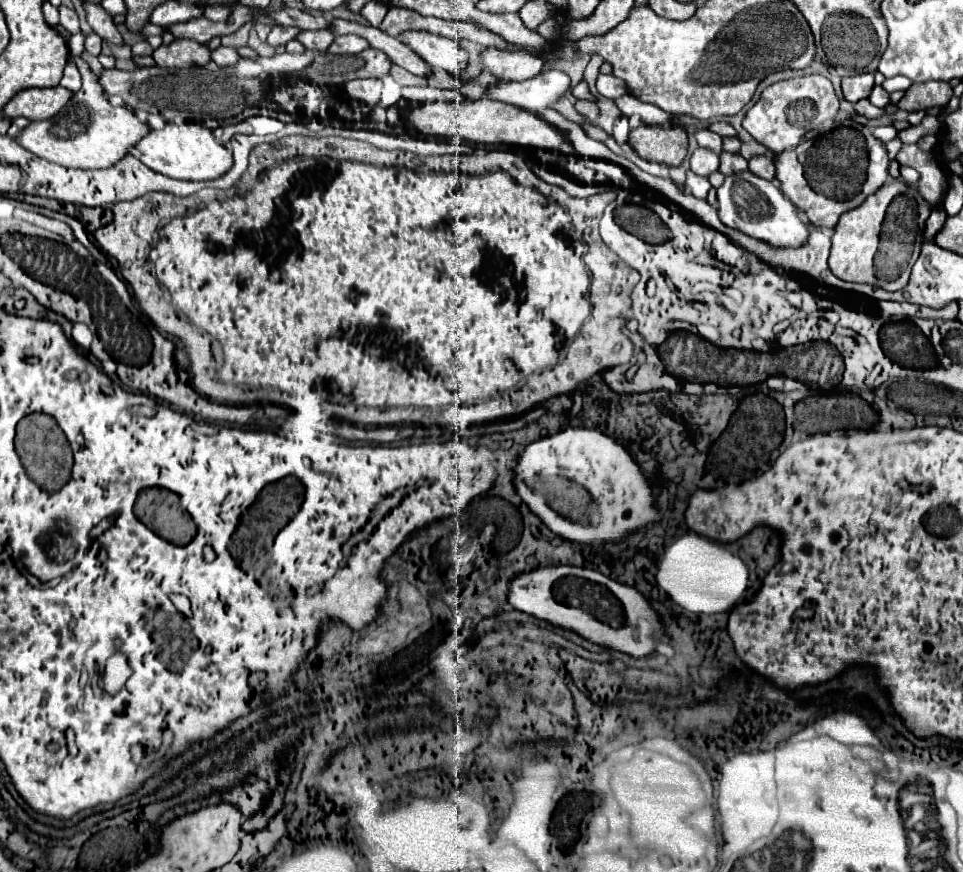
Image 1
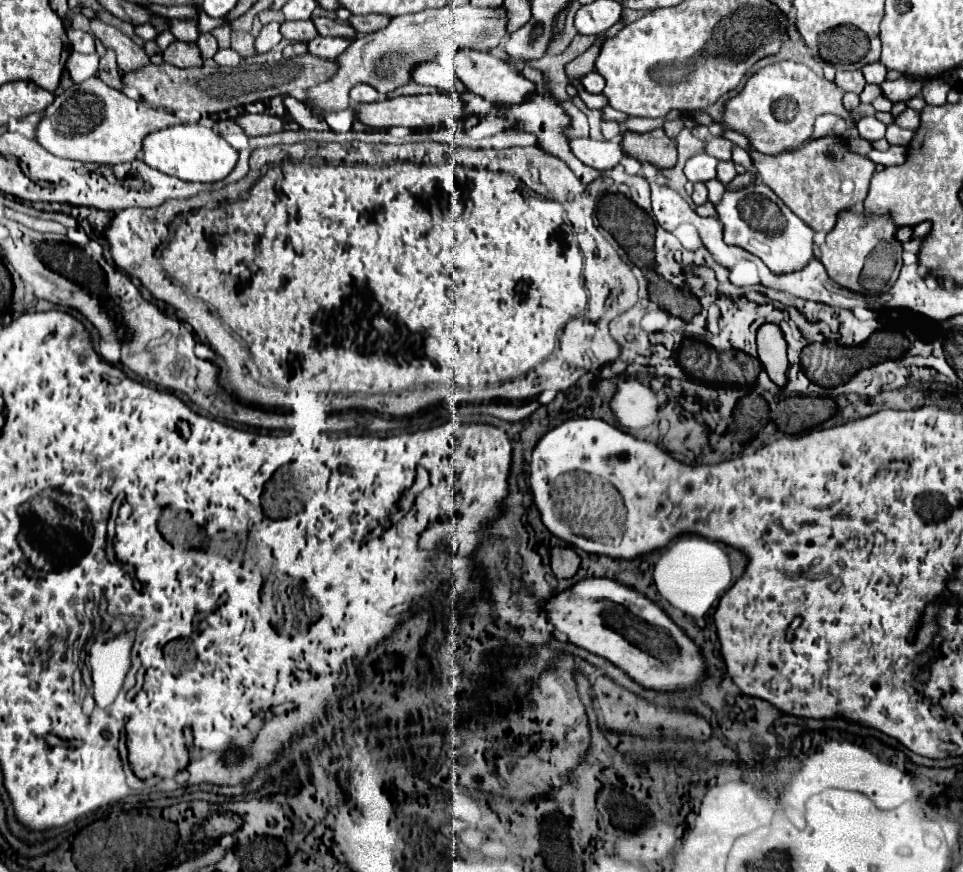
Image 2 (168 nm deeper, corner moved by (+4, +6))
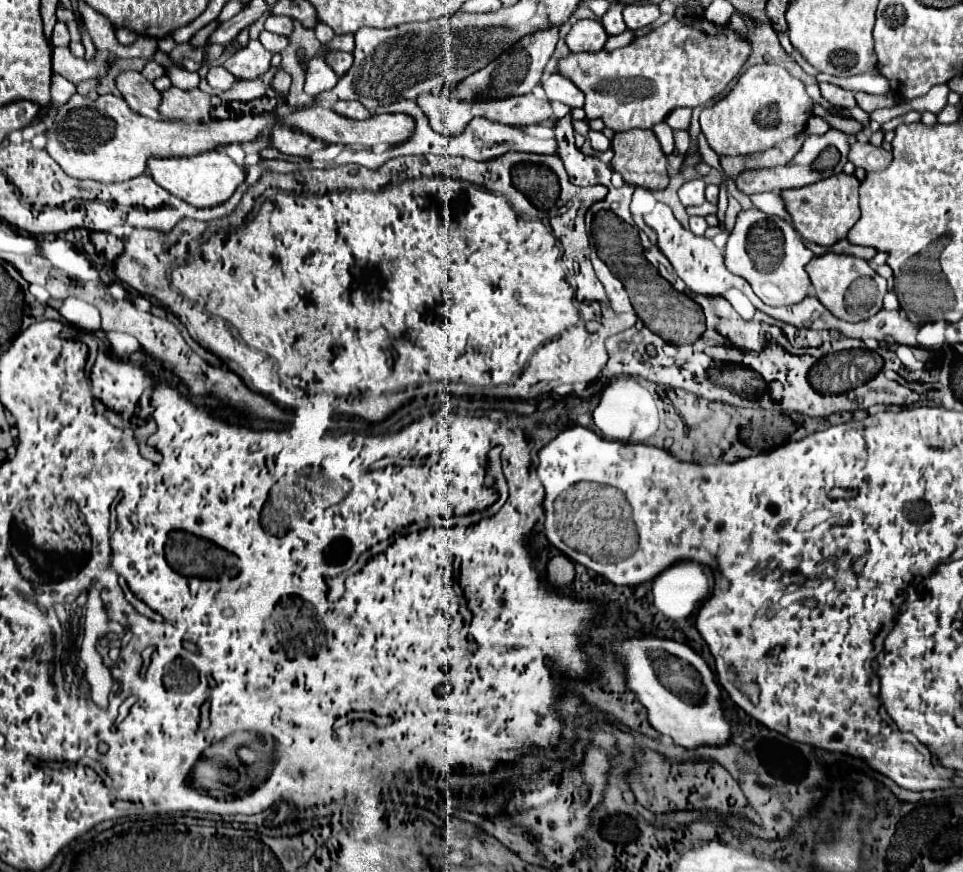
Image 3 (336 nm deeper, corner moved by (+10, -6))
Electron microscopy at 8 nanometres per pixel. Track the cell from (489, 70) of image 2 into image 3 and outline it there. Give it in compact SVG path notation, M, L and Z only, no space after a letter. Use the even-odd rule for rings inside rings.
M534 94L514 96L506 100L478 100L474 104L484 110L488 120L508 126L534 126L554 120L552 104L546 98L538 98Z

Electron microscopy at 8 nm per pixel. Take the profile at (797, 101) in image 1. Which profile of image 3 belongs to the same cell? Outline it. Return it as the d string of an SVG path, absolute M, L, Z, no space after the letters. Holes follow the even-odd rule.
M756 64L750 66L734 84L734 88L716 104L708 106L700 114L700 128L714 152L720 156L738 156L738 154L752 154L772 148L776 142L786 140L790 136L796 136L804 130L808 118L812 116L812 100L806 94L804 84L790 76L782 66L778 64Z

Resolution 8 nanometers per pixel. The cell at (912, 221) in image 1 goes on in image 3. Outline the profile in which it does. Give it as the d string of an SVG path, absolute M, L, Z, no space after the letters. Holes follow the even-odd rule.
M828 252L828 254L824 254L824 256L816 256L816 258L812 258L810 264L806 266L806 272L808 272L810 280L812 280L816 298L818 298L818 300L820 300L820 302L822 302L822 304L824 304L836 318L854 324L854 322L868 320L872 314L878 312L878 310L860 310L858 306L852 308L852 306L848 306L848 302L846 302L846 292L848 292L848 288L850 288L854 294L858 292L860 300L866 302L868 292L876 292L874 282L876 282L878 286L884 284L884 280L876 276L876 272L868 266L866 260L862 260L862 258L854 258L854 256L842 256L842 254ZM870 278L872 278L874 282L872 282ZM854 280L856 280L856 282L854 282ZM880 282L882 282L882 284L880 284ZM850 284L852 284L852 286L850 286Z

